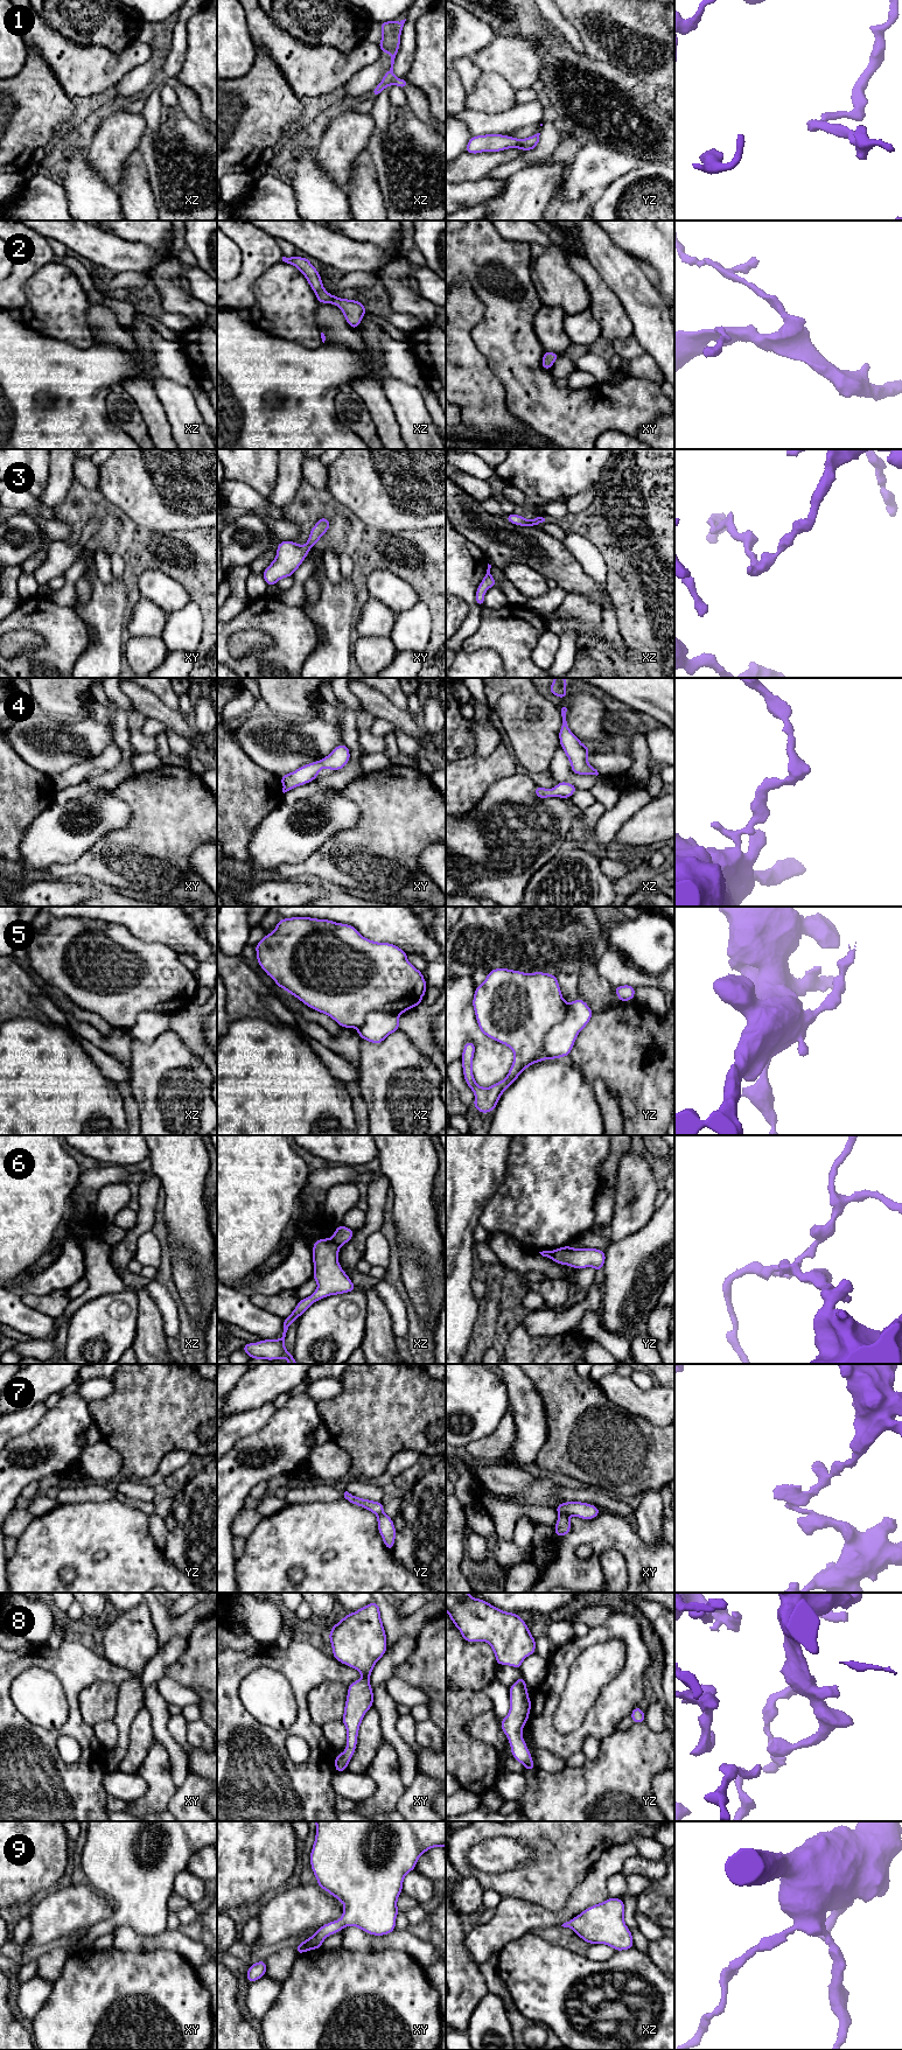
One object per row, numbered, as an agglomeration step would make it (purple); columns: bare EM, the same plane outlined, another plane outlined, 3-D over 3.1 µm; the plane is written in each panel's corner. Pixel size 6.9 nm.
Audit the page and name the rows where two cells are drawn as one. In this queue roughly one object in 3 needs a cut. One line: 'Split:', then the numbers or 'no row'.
Split: 5, 6, 7

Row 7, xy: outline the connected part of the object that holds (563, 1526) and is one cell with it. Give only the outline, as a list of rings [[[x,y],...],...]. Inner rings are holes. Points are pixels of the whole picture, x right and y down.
[[[559,1514],[554,1527],[555,1527],[555,1530],[554,1530],[555,1537],[564,1537],[564,1535],[568,1534],[571,1532],[569,1516]]]

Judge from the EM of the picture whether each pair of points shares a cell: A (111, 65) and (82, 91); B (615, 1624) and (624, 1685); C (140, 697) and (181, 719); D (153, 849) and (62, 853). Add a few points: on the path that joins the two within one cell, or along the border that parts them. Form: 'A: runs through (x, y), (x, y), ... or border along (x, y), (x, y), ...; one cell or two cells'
A: runs through (104, 69), (89, 84); one cell
B: runs through (630, 1639), (633, 1642), (633, 1670); one cell
C: runs through (151, 706), (170, 718); one cell
D: border along (105, 834), (77, 859), (60, 865); two cells

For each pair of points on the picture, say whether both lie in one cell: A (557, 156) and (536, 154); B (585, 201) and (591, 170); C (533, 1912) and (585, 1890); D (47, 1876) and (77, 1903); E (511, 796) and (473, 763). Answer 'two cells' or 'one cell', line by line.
A: two cells
B: two cells
C: one cell
D: two cells
E: two cells

